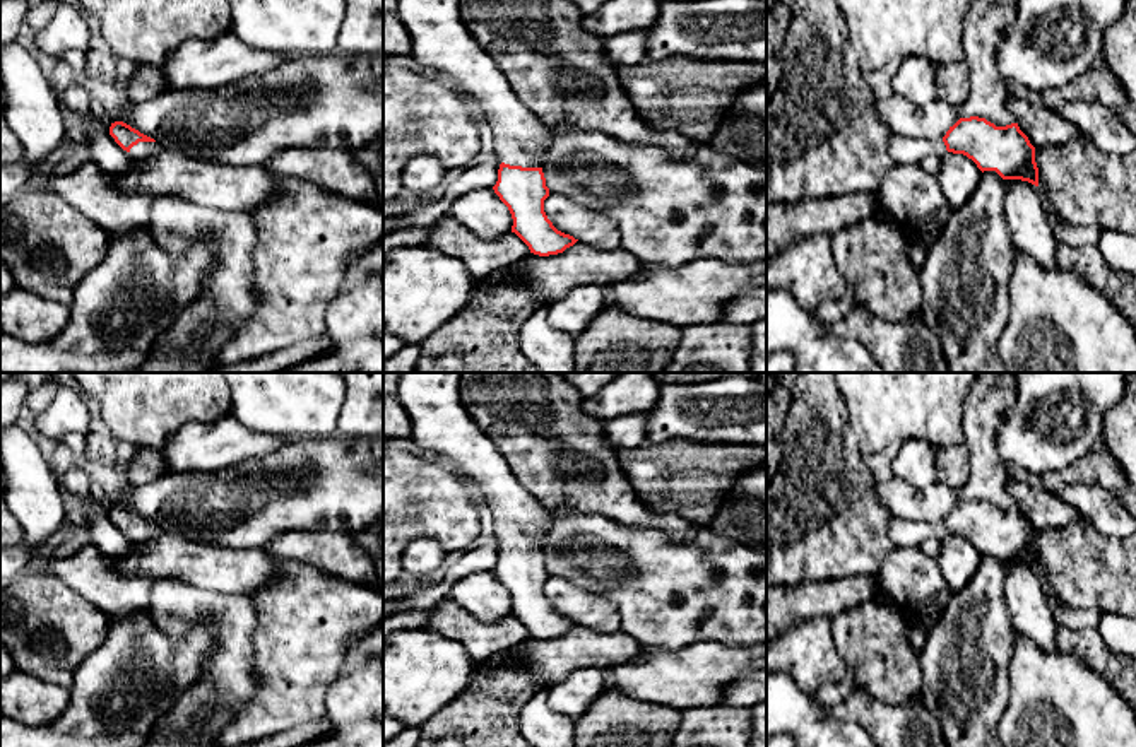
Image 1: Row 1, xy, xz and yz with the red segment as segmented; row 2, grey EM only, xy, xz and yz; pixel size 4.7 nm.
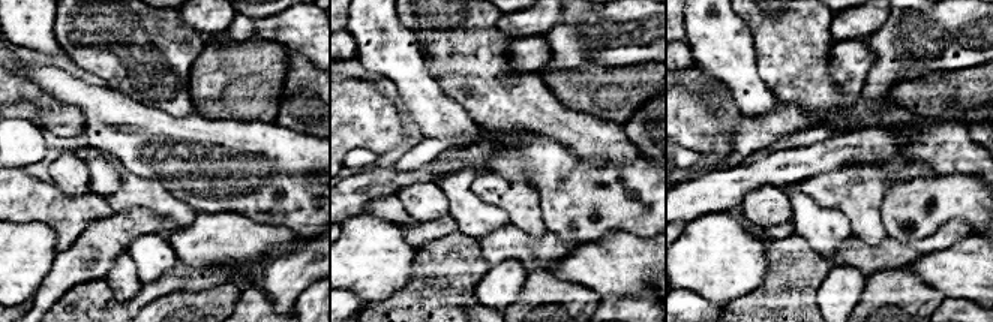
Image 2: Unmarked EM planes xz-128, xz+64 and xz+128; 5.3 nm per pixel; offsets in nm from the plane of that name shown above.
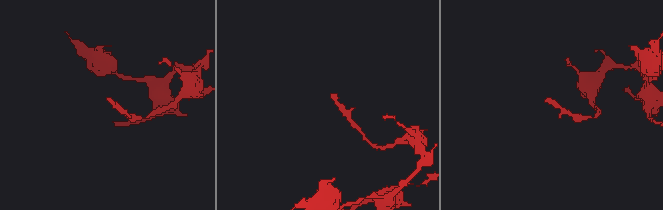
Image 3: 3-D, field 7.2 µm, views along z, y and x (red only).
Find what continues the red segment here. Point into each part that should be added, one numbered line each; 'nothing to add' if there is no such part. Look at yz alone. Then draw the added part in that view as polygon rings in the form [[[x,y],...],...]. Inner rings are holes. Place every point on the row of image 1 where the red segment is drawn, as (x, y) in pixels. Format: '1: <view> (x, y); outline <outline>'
1: yz (902, 149); outline [[[891,133],[888,152],[895,164],[920,164],[929,156],[948,154],[943,138],[912,138]]]

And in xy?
1: xy (142, 147); outline [[[139,142],[137,145],[133,145],[130,149],[130,152],[133,156],[154,156],[163,149],[166,149],[166,147],[163,144],[159,144],[159,142]]]

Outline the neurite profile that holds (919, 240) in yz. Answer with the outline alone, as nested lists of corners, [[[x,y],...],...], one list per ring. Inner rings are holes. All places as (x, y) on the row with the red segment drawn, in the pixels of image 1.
[[[905,226],[902,227],[905,236],[905,256],[912,262],[912,265],[920,272],[926,265],[926,260],[936,244],[941,227],[938,226]]]

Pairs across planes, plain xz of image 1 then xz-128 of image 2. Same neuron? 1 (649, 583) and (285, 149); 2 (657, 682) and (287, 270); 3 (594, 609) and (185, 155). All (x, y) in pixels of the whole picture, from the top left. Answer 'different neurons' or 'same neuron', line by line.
1: same neuron
2: different neurons
3: different neurons

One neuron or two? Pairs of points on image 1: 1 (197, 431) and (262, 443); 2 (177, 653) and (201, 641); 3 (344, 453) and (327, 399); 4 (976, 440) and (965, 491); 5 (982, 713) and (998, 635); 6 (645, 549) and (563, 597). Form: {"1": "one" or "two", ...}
{"1": "one", "2": "one", "3": "two", "4": "one", "5": "one", "6": "two"}

